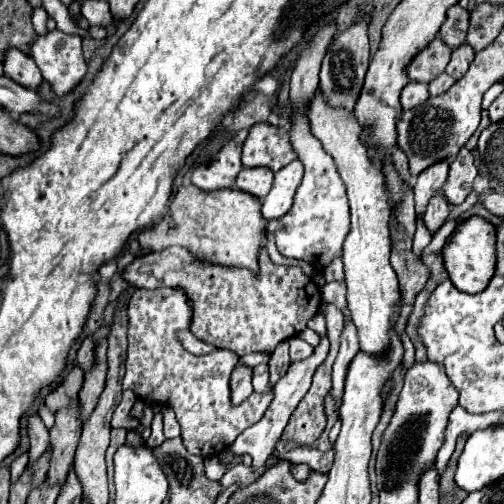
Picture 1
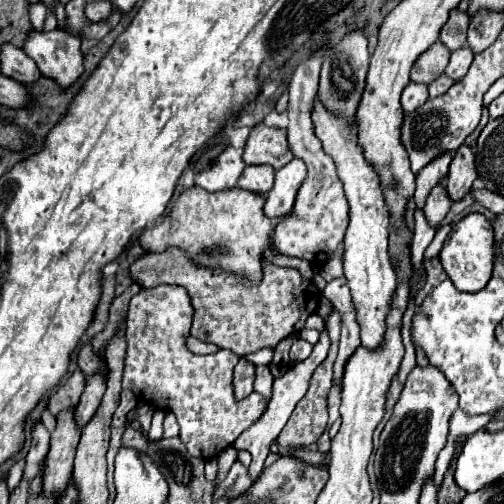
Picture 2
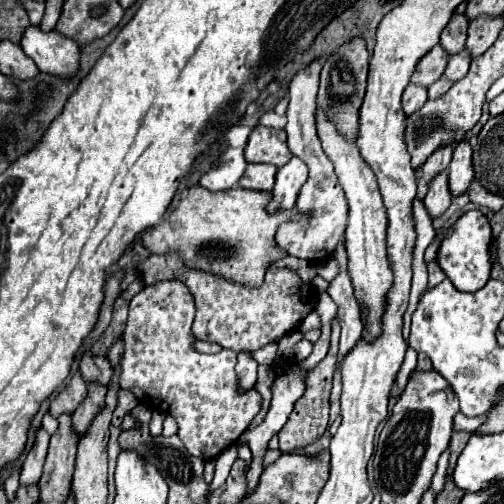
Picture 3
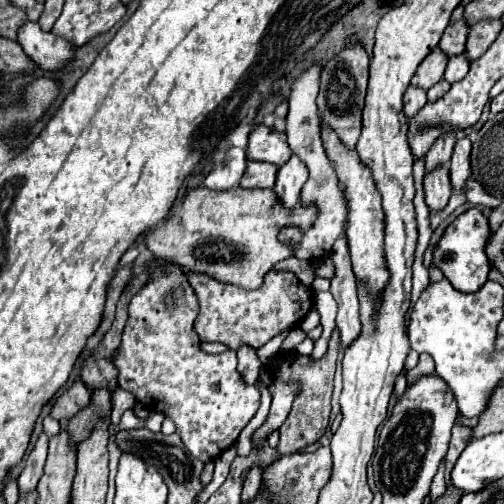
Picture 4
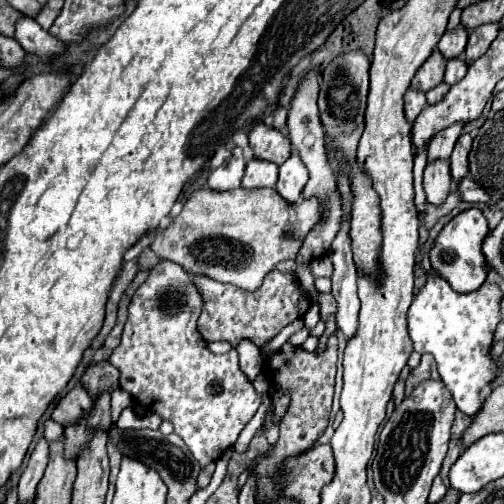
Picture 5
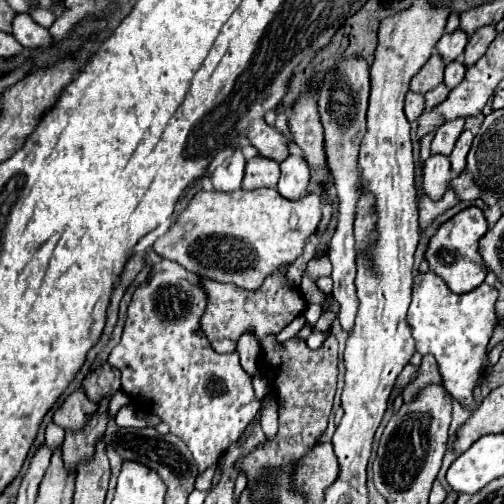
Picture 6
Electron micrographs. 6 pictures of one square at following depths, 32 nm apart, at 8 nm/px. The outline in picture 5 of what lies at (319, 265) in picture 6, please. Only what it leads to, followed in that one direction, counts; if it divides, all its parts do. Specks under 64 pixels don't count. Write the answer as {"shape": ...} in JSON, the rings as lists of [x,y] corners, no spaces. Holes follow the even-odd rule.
{"shape":[[[328,256],[316,258],[310,262],[310,270],[314,278],[328,277],[331,278],[333,265]]]}

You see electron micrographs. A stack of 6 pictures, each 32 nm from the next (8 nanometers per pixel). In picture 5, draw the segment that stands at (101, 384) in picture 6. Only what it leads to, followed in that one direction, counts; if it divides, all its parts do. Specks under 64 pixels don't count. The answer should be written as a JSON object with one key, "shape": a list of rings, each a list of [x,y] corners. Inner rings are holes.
{"shape":[[[98,362],[86,370],[82,376],[82,386],[96,400],[102,392],[114,392],[120,388],[120,372],[110,362]]]}

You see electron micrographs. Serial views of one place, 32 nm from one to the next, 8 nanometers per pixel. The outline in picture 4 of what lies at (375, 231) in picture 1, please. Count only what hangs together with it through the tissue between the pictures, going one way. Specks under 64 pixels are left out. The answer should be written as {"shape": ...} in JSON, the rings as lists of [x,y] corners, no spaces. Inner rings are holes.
{"shape":[[[322,124],[322,140],[324,140],[328,158],[336,166],[340,184],[344,184],[344,188],[346,188],[346,198],[348,198],[346,236],[348,236],[354,274],[360,282],[366,282],[366,286],[374,294],[380,294],[380,290],[386,286],[386,282],[390,278],[386,264],[384,264],[384,256],[382,256],[382,252],[384,252],[384,212],[380,208],[380,194],[376,192],[376,188],[372,184],[372,176],[368,176],[368,170],[364,168],[364,164],[360,164],[360,160],[356,160],[356,150],[344,148],[340,144],[340,140],[336,140],[336,136],[332,136],[332,132],[328,132],[328,128],[324,128],[324,124]],[[370,272],[380,278],[370,278]]]}

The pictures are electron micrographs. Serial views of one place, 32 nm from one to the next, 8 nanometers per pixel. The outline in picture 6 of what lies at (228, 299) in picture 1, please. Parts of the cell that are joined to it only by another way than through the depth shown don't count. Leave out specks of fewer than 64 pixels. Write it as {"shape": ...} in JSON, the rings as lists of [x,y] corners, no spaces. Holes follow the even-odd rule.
{"shape":[[[284,274],[268,276],[258,290],[244,290],[236,284],[220,284],[214,280],[202,280],[202,284],[208,292],[208,308],[202,316],[202,328],[212,342],[230,336],[230,340],[238,340],[238,336],[246,330],[254,330],[258,340],[262,340],[266,334],[282,332],[296,316],[306,310],[304,296],[298,288],[284,284]]]}

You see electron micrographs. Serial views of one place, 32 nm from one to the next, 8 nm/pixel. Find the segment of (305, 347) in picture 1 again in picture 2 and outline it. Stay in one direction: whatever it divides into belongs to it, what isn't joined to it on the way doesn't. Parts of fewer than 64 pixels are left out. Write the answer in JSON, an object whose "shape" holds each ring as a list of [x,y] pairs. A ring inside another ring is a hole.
{"shape":[[[300,338],[300,340],[296,340],[296,342],[292,344],[292,350],[290,350],[290,358],[292,358],[294,362],[300,362],[300,360],[308,358],[308,356],[310,356],[310,352],[312,352],[312,344]]]}

